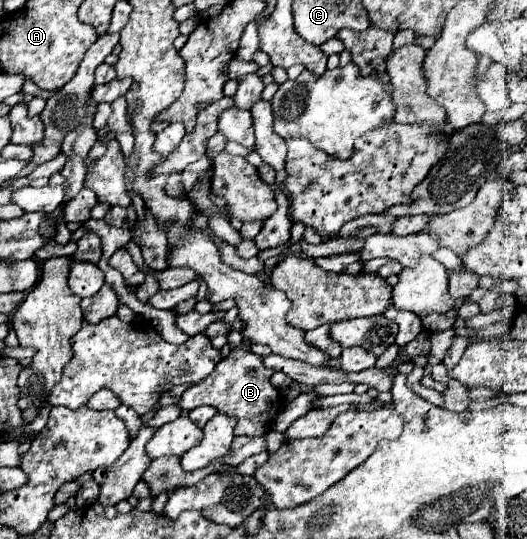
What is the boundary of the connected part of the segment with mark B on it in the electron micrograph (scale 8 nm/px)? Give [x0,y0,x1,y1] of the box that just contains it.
[179,339,281,437]

